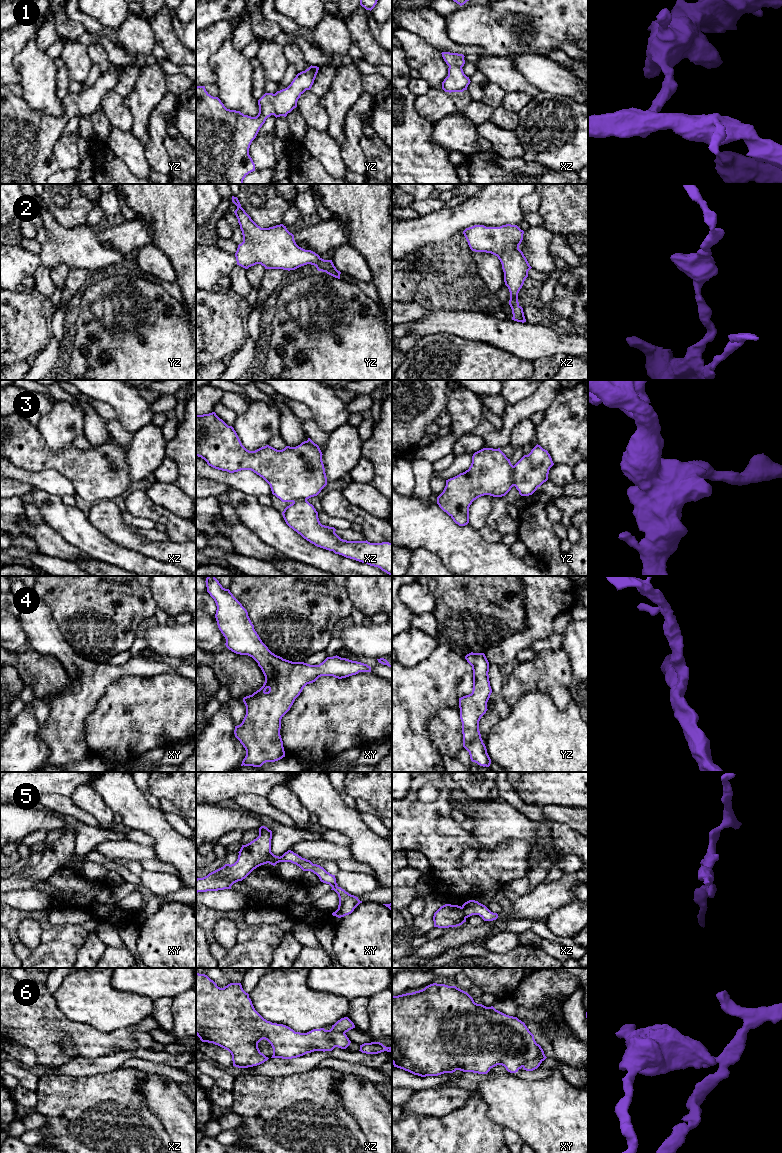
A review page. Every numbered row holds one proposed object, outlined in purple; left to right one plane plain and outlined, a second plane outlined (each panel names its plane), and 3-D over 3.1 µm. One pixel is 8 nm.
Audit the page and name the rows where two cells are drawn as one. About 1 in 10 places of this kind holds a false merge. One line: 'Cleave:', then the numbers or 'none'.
Cleave: 3, 5, 6

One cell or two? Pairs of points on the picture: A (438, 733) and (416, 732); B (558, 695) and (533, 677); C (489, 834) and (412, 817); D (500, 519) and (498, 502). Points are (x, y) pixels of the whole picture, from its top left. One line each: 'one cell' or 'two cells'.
A: two cells
B: one cell
C: two cells
D: one cell

